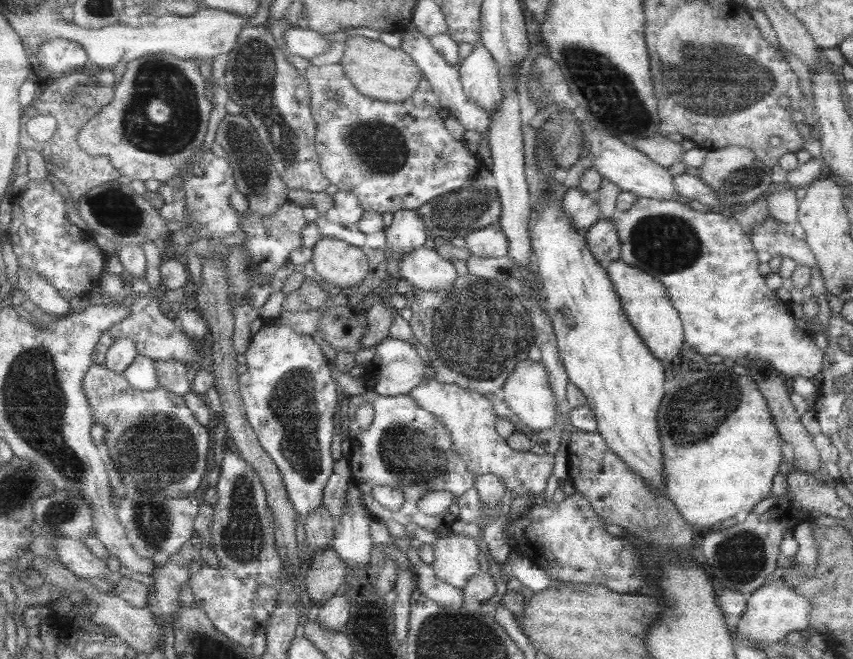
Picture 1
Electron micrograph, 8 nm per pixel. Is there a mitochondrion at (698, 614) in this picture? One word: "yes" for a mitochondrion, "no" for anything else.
no

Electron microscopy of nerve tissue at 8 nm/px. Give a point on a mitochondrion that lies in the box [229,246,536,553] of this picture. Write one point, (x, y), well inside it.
(475, 333)

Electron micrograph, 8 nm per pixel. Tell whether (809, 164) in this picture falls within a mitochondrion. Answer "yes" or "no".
no

